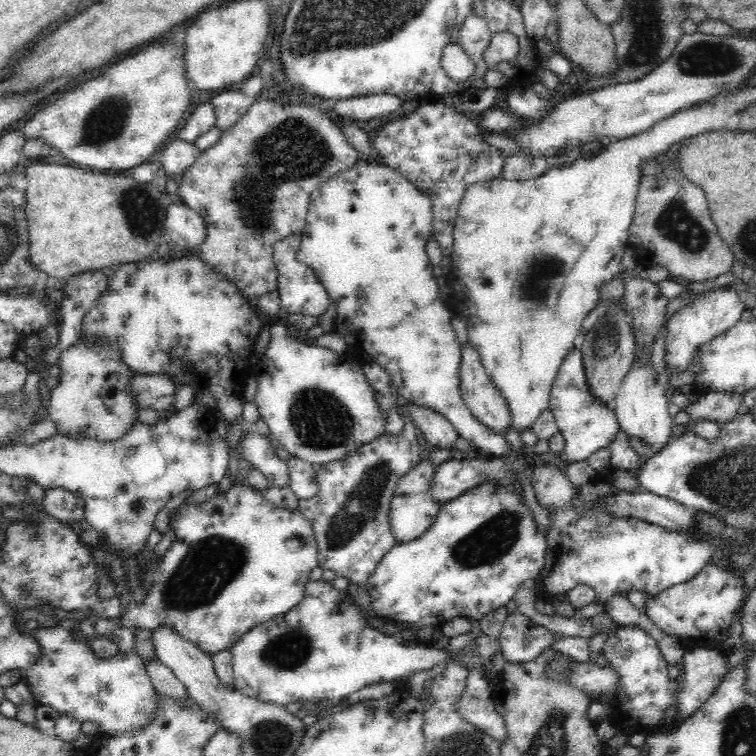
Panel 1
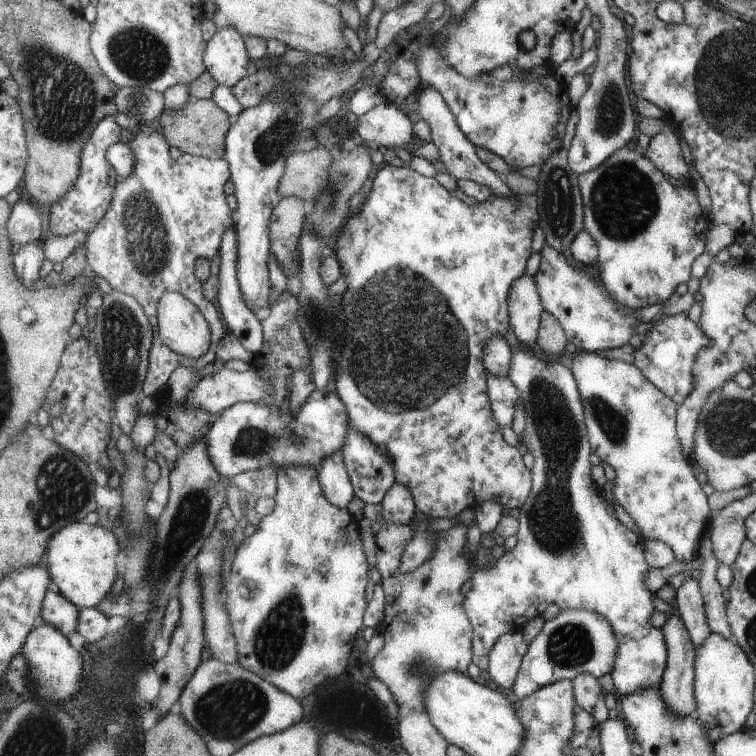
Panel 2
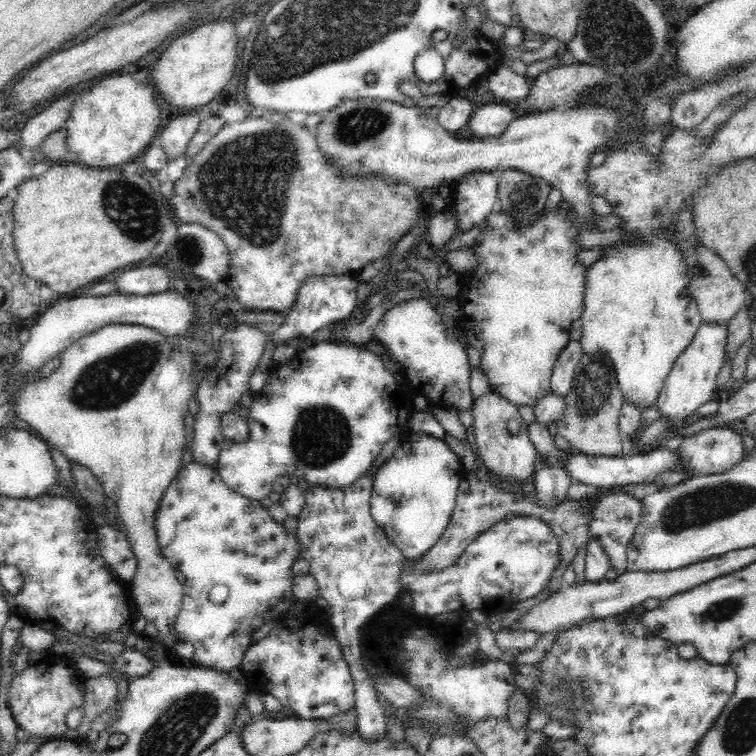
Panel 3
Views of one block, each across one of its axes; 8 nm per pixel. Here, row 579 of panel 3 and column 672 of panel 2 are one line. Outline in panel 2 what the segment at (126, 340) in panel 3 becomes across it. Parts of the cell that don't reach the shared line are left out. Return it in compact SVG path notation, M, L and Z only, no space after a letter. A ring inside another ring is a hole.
M664 128L655 134L643 153L663 175L671 176L677 182L683 182L687 178L687 166L681 158L679 142L668 129Z

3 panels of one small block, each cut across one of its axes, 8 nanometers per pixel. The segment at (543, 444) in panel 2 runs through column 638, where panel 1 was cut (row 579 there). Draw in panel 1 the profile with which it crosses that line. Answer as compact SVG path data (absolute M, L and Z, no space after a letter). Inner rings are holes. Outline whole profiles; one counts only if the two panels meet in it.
M548 464L536 468L530 478L538 504L550 512L552 520L552 528L544 539L548 544L546 566L535 580L538 596L544 600L566 594L578 584L592 587L595 599L605 604L610 596L618 592L642 591L649 596L660 594L694 578L710 564L724 541L738 534L723 520L703 510L694 511L694 530L691 532L672 532L636 516L616 519L608 512L595 512L592 502L600 500L598 496L618 492L617 488L604 481L603 473L594 475L582 488L574 488L568 483L566 473ZM576 494L582 500L584 516L578 516L572 508L572 498Z

